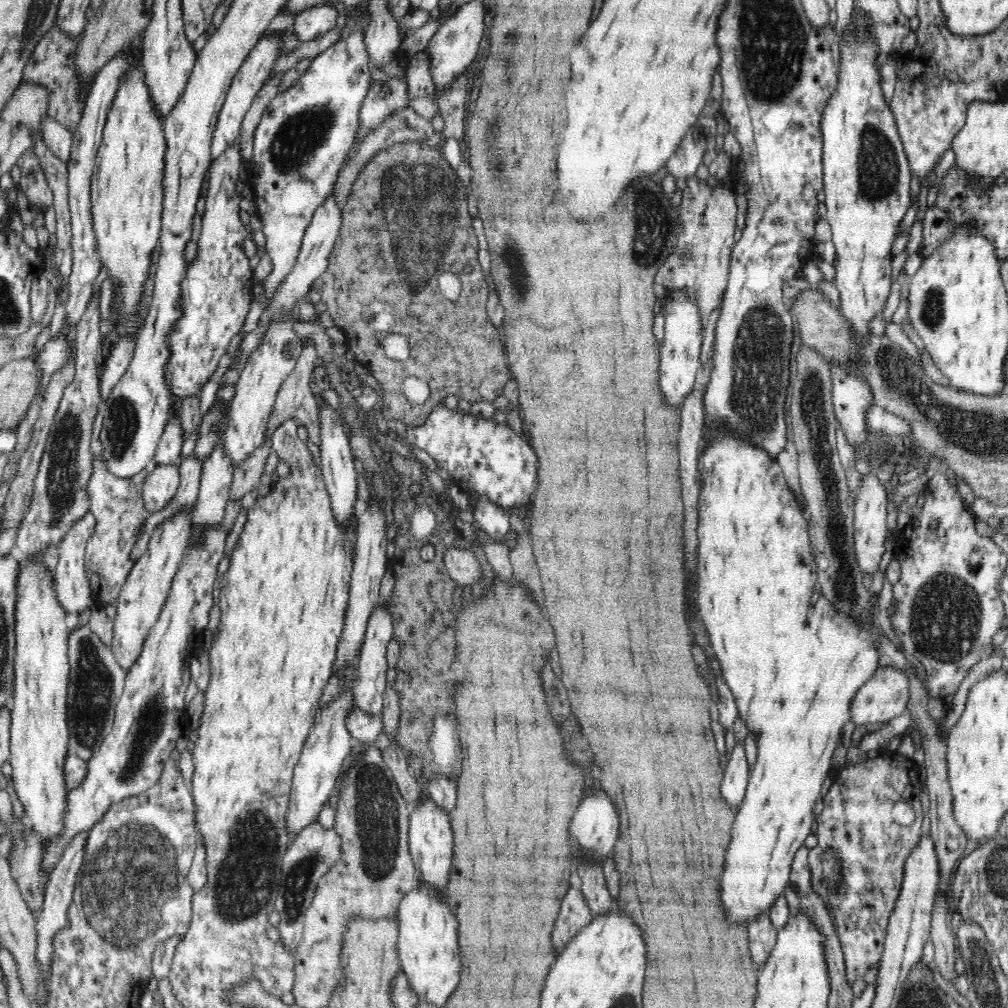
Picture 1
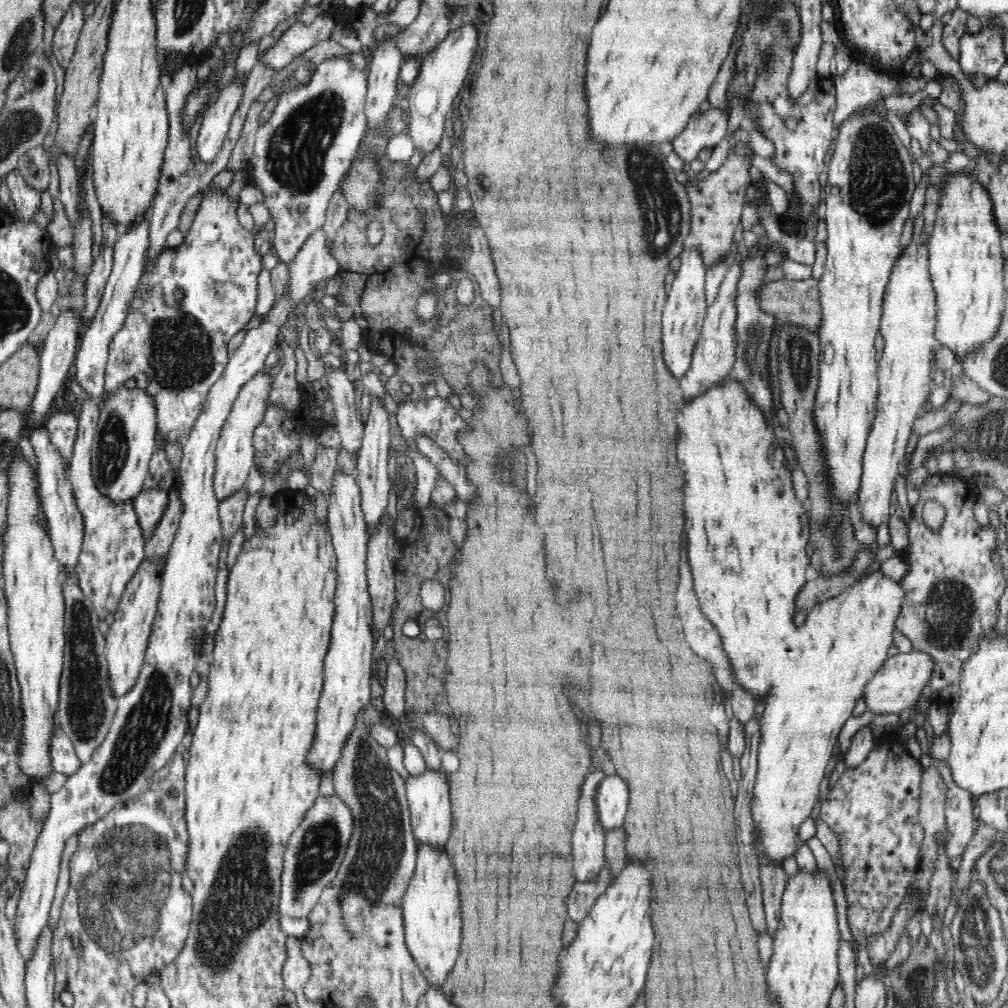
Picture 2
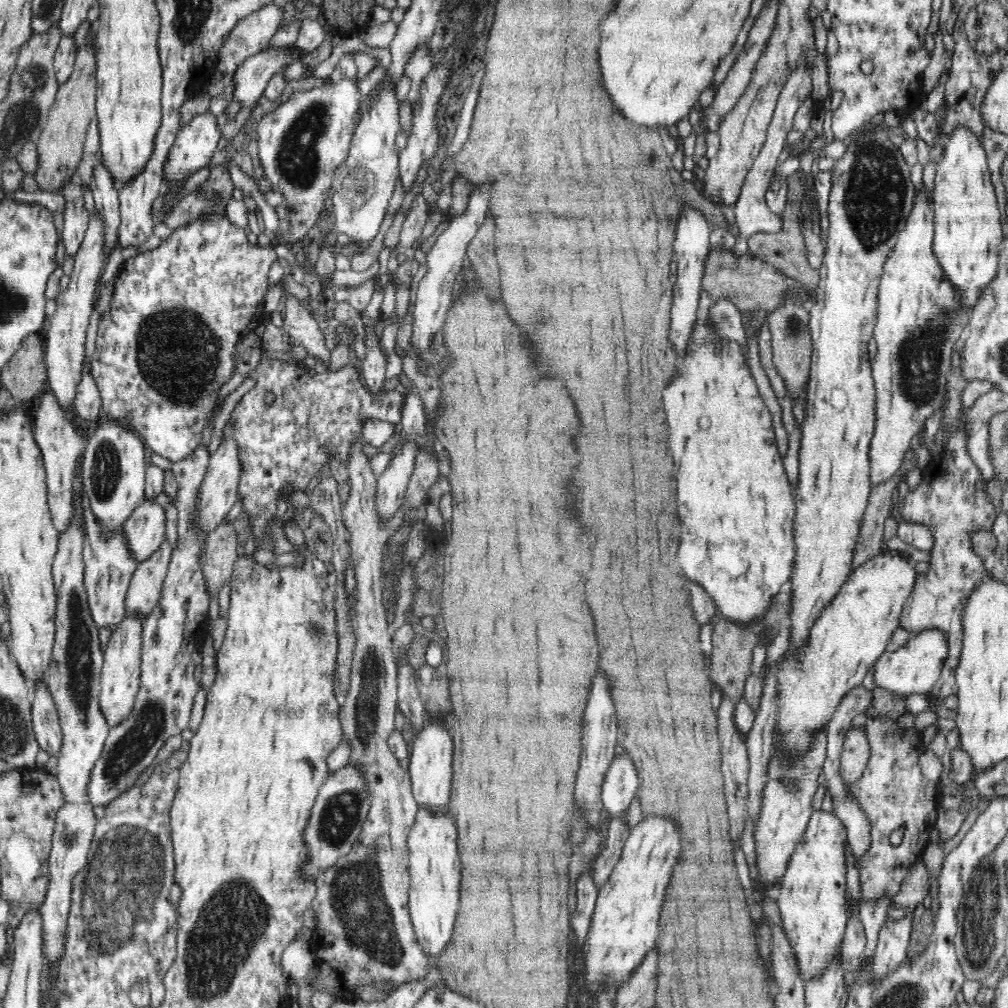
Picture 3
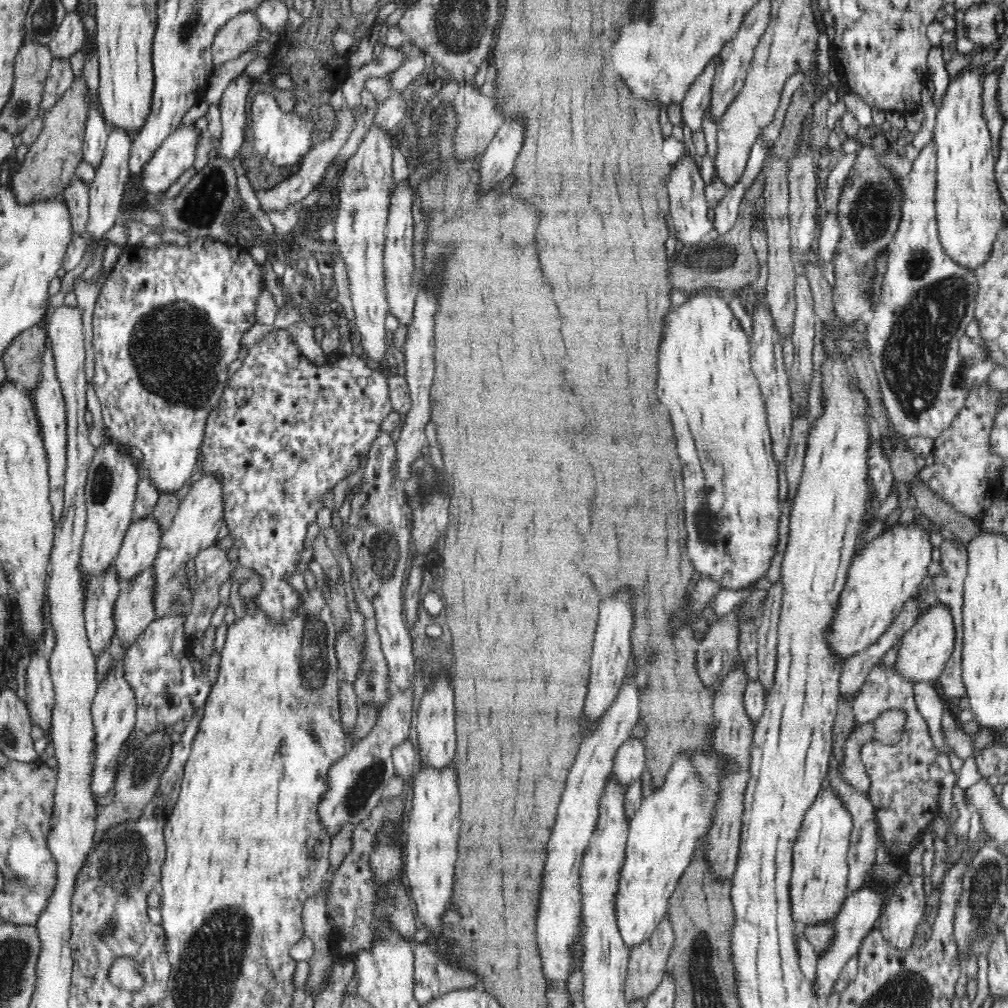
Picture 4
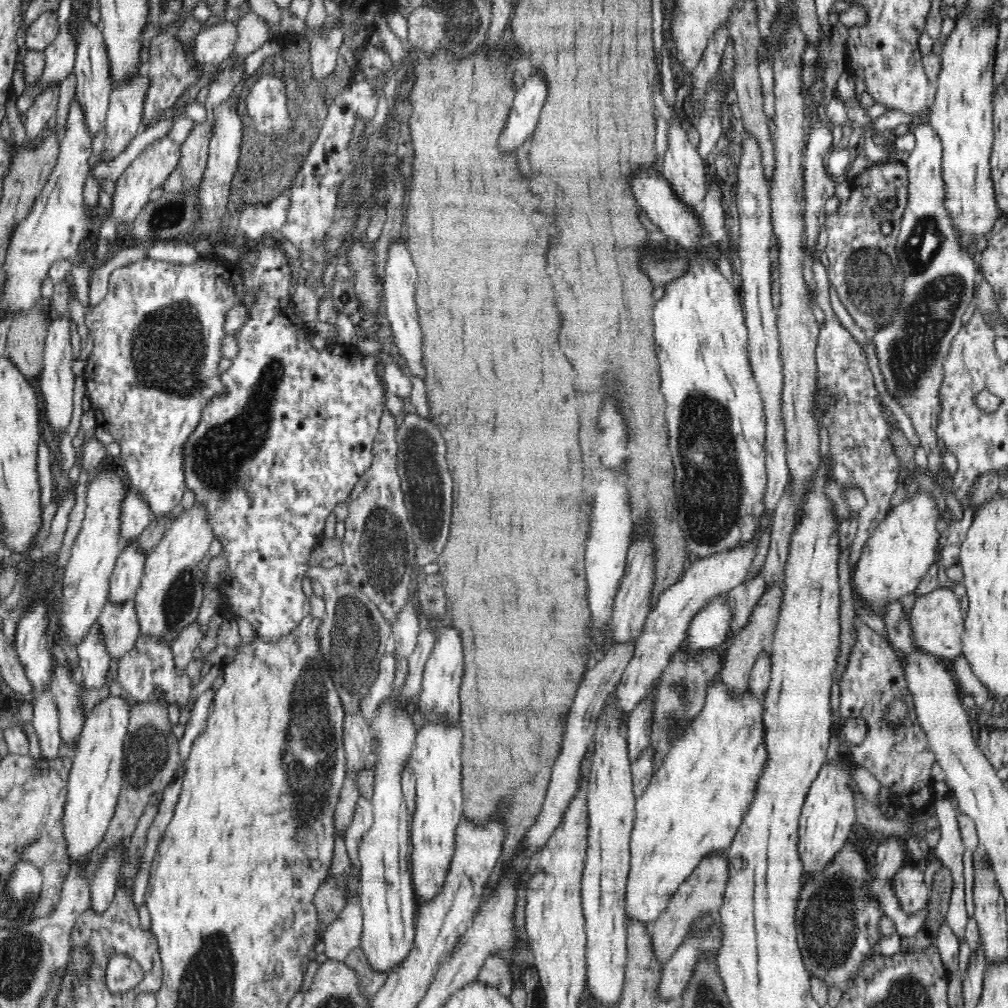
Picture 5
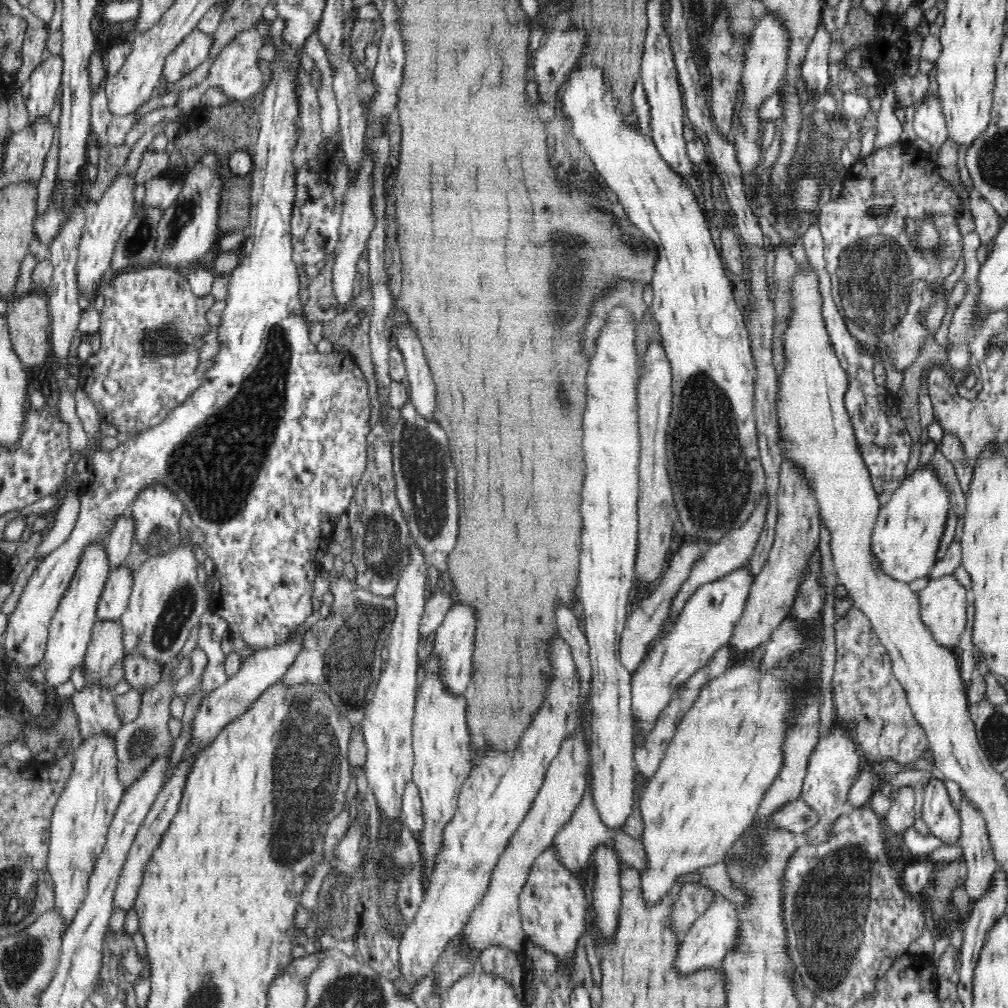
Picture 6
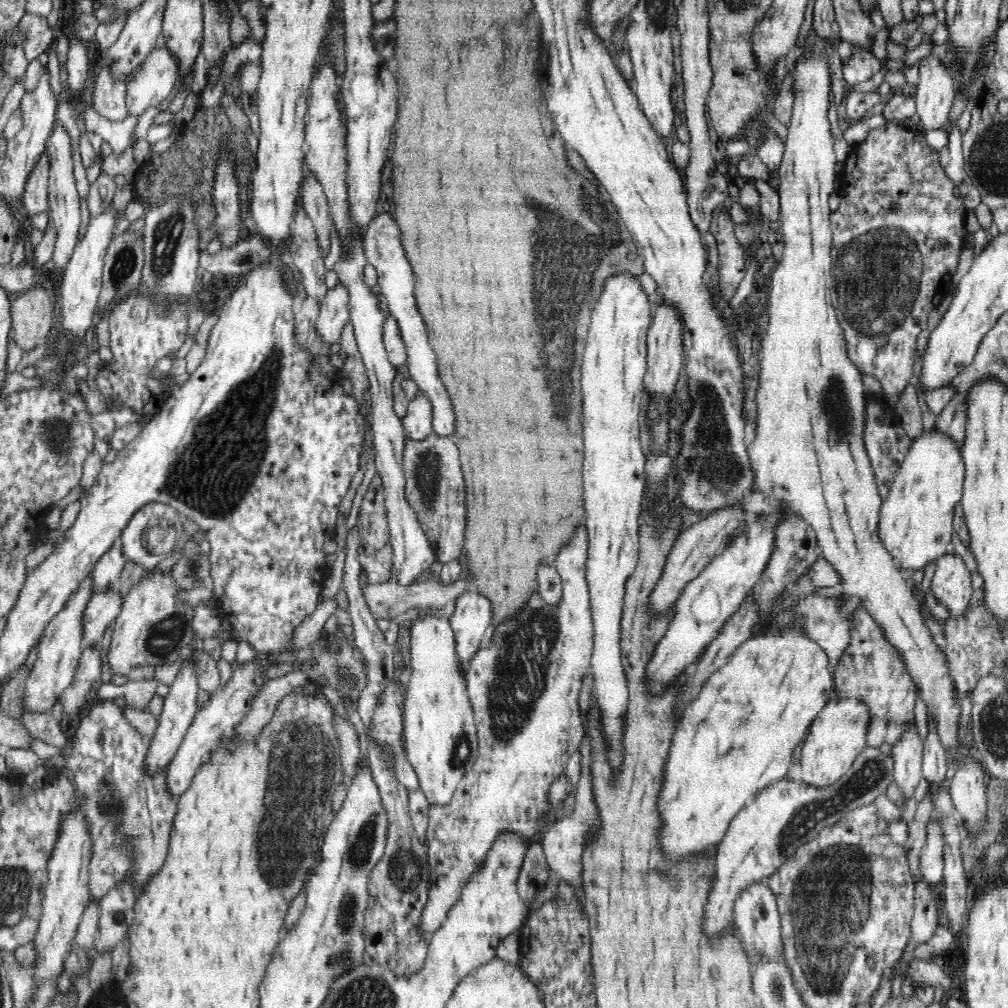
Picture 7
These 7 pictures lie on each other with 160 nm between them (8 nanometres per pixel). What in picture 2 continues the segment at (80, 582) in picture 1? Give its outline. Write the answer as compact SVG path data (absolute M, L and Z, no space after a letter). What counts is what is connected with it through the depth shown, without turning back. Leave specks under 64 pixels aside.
M36 428L29 436L36 460L38 463L38 481L40 483L41 506L47 516L50 539L55 551L56 559L63 570L74 569L77 565L80 552L82 552L82 540L84 540L84 519L77 507L71 481L67 473L69 464L53 446L46 428Z

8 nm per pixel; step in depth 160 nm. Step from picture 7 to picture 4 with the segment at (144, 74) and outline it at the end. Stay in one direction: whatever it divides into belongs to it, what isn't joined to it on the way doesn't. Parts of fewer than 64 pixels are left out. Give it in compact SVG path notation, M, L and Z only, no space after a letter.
M244 12L232 17L220 28L212 41L211 53L214 66L236 60L252 49L260 36L261 24L253 12Z

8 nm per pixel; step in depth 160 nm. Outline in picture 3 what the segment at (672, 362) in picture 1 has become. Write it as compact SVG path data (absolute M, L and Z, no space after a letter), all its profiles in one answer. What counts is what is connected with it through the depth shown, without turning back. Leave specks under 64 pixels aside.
M692 206L682 208L676 223L675 239L673 242L674 269L677 272L677 280L673 284L672 306L670 312L670 324L668 338L676 349L678 356L684 356L688 348L689 338L692 334L698 312L698 298L702 293L702 281L704 276L705 262L710 256L711 246L709 243L712 226L699 210Z

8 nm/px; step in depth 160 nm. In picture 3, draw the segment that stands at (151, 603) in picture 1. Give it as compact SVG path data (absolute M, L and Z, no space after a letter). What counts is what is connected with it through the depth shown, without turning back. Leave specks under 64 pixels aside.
M130 614L111 631L108 646L103 652L102 672L100 679L99 705L108 726L114 728L116 724L128 718L140 685L141 644L144 618L141 614Z

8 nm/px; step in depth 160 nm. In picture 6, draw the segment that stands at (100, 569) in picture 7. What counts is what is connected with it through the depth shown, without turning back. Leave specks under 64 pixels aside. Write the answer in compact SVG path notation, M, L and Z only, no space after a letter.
M129 511L117 516L106 539L110 572L126 564L127 557L135 543L134 531L135 522Z

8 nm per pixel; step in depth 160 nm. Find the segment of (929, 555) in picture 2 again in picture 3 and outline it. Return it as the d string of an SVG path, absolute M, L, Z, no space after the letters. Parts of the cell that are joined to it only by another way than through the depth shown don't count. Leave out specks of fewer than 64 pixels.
M955 425L951 429L949 436L944 441L943 452L935 456L927 469L923 470L923 481L916 490L910 490L907 493L901 511L902 518L906 522L922 524L926 530L929 530L929 534L935 537L934 547L928 550L931 553L930 570L926 572L923 578L916 580L916 588L905 602L900 617L900 627L914 635L928 629L938 628L940 631L944 631L944 635L946 635L948 656L946 656L944 666L942 666L939 679L932 691L928 693L936 702L958 693L955 672L959 665L963 647L963 608L971 592L990 574L984 567L984 559L972 550L971 535L975 531L990 531L997 517L996 511L994 511L995 506L992 505L992 501L990 501L987 494L987 482L982 478L980 470L968 454L969 432L966 428L961 428L962 426Z

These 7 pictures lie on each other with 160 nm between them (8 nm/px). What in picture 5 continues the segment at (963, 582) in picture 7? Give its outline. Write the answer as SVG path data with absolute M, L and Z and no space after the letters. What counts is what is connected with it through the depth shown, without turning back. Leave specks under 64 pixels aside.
M938 586L928 594L917 597L910 613L910 629L914 645L938 659L954 660L963 654L962 635L964 632L964 618L960 611L960 603L956 600L956 594L950 587Z

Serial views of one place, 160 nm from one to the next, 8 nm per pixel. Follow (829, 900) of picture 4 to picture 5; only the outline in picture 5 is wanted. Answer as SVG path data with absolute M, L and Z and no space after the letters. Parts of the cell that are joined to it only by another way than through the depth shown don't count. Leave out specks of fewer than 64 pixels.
M839 753L832 762L824 762L819 775L811 784L799 818L798 854L803 866L803 875L819 875L831 863L835 854L848 842L852 826L856 822L856 799L850 788L848 753Z

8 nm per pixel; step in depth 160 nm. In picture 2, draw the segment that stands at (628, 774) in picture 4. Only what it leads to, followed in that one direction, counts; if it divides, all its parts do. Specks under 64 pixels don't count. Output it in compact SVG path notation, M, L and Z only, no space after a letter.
M614 773L605 776L597 786L594 798L596 817L600 819L605 832L622 827L628 808L628 783Z

